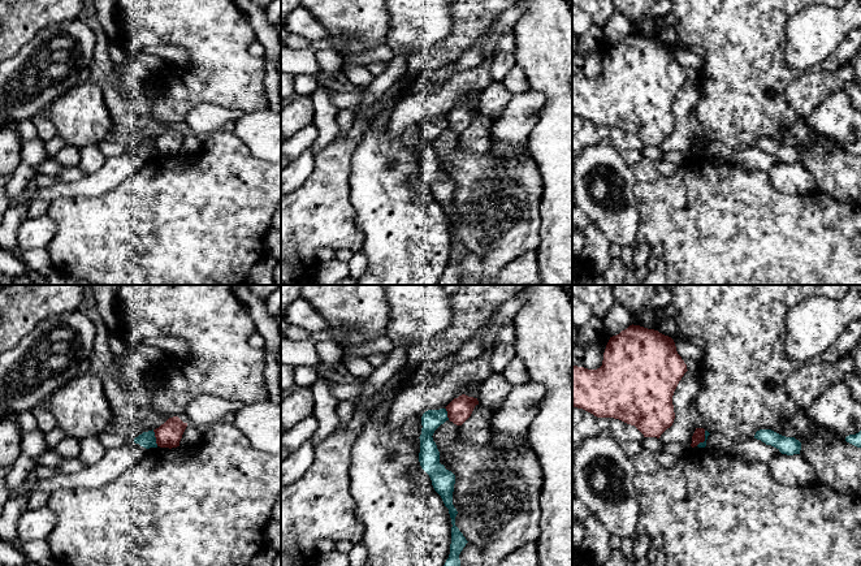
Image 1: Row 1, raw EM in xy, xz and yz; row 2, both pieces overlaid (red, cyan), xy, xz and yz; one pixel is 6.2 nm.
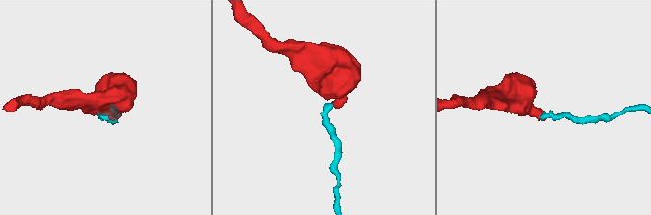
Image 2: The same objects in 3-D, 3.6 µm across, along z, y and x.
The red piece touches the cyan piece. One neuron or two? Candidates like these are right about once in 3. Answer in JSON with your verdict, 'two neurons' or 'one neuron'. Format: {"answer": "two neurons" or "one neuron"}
{"answer": "two neurons"}

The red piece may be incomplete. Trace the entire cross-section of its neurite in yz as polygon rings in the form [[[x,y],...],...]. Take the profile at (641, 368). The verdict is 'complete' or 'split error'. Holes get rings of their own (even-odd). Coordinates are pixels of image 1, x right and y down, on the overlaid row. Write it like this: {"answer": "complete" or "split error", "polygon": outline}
{"answer": "complete", "polygon": [[[632,324],[610,337],[600,368],[572,366],[572,407],[597,418],[619,419],[635,425],[644,437],[659,438],[674,423],[672,396],[687,371],[671,337]]]}

